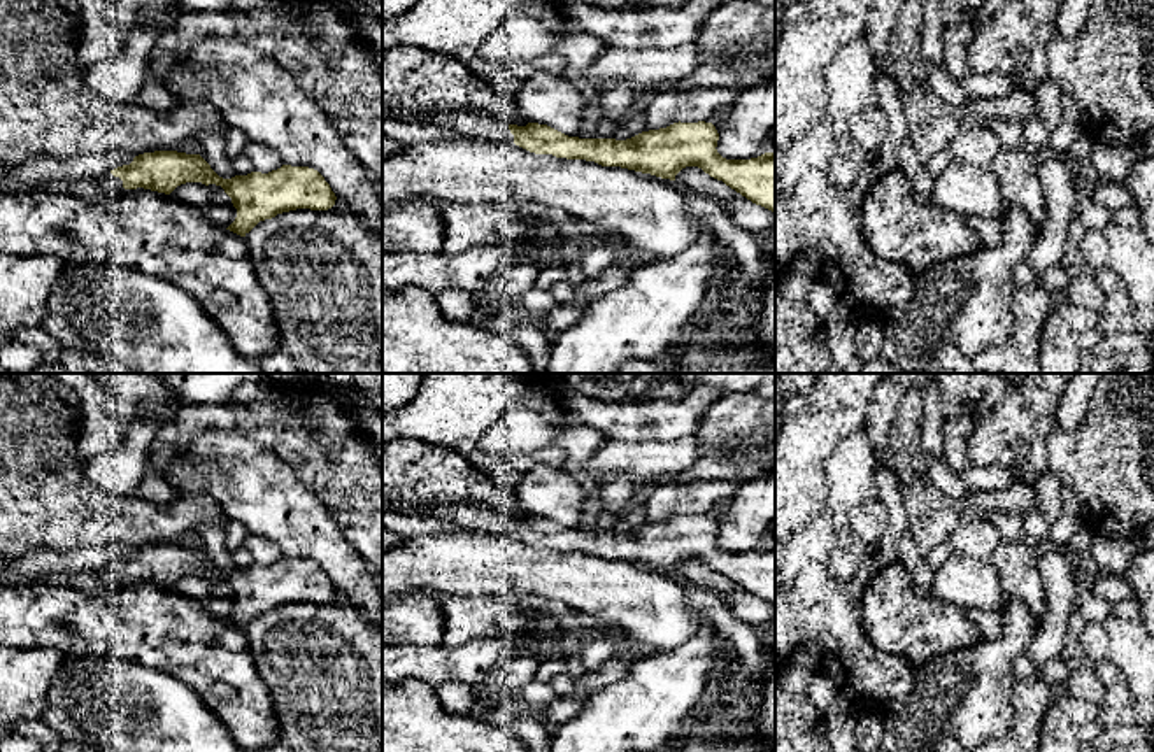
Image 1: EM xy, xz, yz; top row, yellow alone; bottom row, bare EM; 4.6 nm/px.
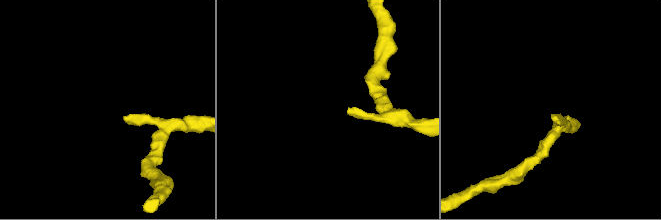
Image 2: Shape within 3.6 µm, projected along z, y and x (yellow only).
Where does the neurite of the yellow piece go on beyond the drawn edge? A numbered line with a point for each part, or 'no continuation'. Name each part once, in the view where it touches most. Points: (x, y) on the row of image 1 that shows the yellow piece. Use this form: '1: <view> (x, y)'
1: xz (469, 123)

